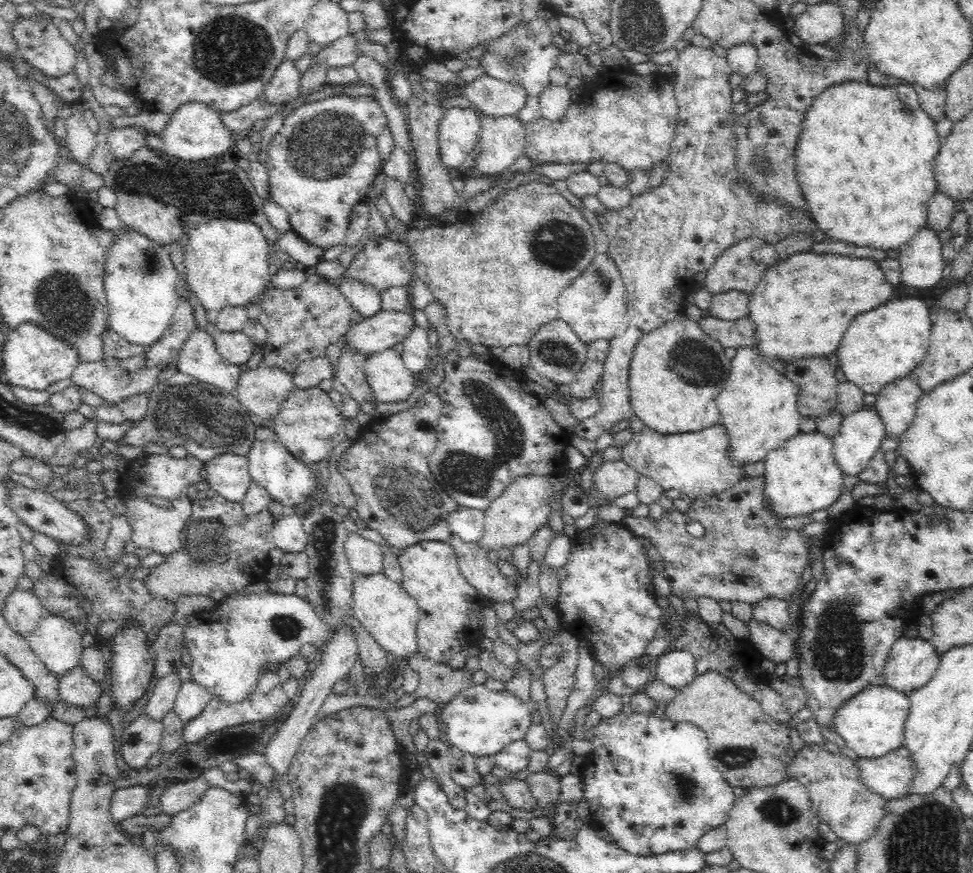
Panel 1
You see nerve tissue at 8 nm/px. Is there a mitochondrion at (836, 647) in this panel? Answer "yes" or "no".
yes

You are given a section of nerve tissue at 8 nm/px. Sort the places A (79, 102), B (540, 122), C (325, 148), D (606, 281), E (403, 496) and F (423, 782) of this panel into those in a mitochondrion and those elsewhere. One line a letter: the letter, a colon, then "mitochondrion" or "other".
A: other
B: other
C: mitochondrion
D: mitochondrion
E: mitochondrion
F: other

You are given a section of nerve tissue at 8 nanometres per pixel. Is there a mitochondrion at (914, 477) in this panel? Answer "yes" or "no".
no

